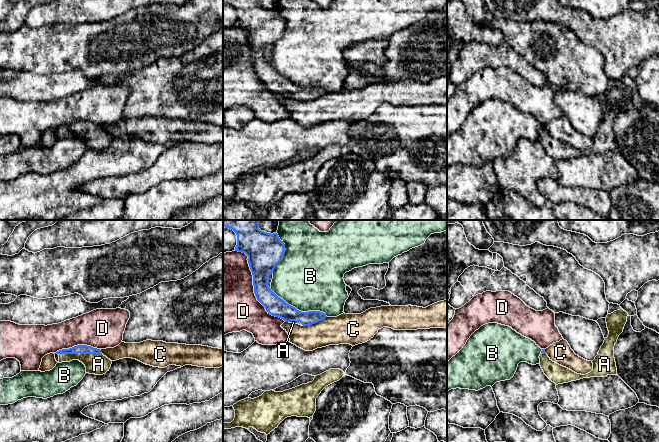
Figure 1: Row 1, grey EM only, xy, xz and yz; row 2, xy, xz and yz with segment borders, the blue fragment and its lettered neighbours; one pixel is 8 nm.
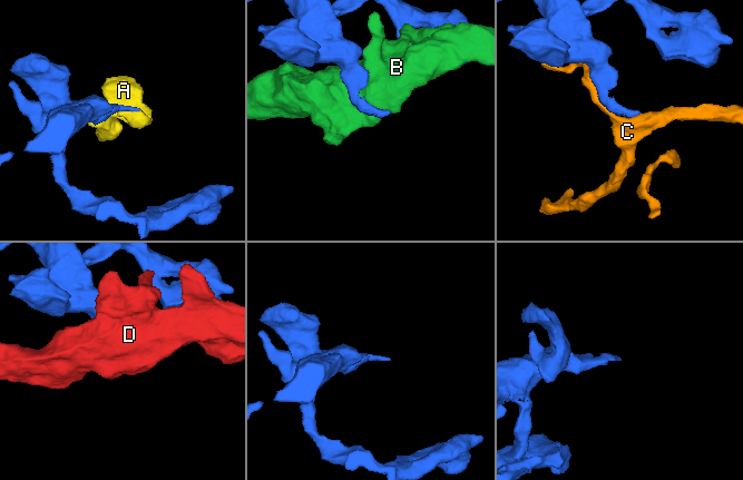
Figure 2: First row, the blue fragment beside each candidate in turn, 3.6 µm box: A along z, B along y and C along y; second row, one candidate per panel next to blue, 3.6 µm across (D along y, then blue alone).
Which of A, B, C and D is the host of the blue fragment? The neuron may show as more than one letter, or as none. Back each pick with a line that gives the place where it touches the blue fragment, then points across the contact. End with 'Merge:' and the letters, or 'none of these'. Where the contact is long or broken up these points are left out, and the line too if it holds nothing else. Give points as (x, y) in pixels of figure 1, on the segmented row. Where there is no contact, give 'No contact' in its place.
A: Touches blue at xy (79, 352). Path across: xy (82, 349), (79, 352), (88, 355), (98, 364)
Merge: A

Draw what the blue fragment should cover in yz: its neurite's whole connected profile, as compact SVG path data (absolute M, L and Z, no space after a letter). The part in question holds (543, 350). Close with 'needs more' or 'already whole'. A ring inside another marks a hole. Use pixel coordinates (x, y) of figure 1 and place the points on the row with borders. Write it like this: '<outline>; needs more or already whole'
M622 308L608 314L606 317L609 335L605 338L598 355L592 361L593 370L585 375L577 374L572 370L553 362L542 349L540 358L540 366L544 374L556 385L568 383L590 377L605 377L607 375L617 375L617 367L614 358L614 346L619 335L623 332L627 322L628 313Z; needs more

